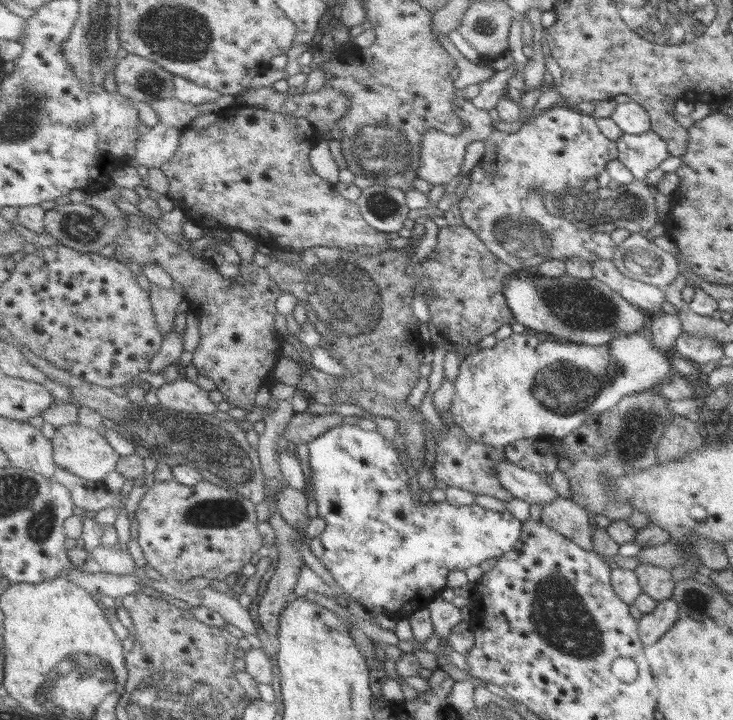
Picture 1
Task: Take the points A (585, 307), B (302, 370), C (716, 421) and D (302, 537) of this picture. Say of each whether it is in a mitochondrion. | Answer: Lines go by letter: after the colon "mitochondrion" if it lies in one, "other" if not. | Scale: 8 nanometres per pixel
A: mitochondrion
B: other
C: other
D: other

